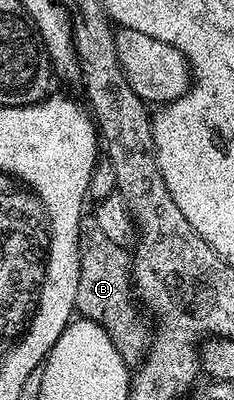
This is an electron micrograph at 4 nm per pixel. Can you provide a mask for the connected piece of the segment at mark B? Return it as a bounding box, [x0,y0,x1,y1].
[75,217,153,368]

